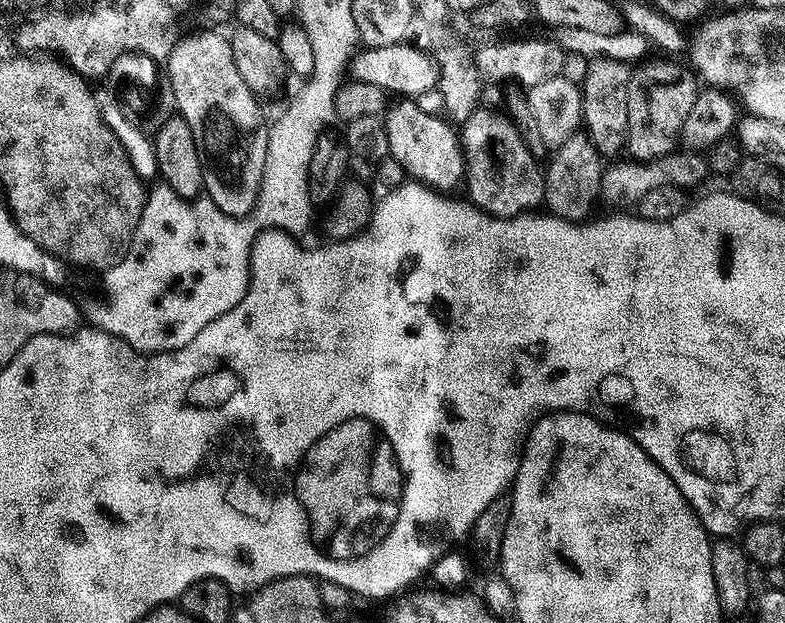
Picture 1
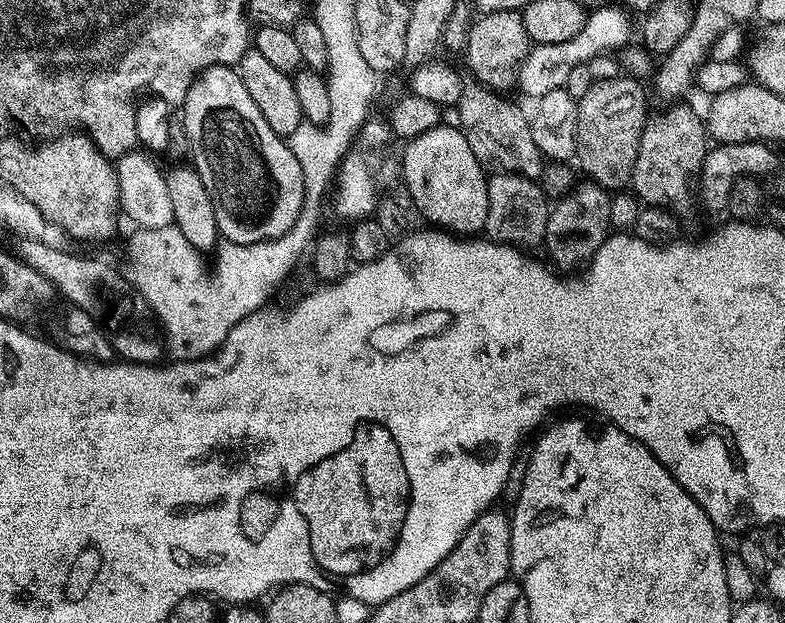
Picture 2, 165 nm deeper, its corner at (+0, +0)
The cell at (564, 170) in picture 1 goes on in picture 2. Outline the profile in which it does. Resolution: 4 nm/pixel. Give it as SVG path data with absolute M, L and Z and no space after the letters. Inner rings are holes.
M584 182L565 199L557 200L551 205L542 248L543 251L548 251L547 259L553 269L572 274L575 273L572 272L575 268L583 269L591 261L592 255L604 245L610 235L612 199L613 197L600 185Z

